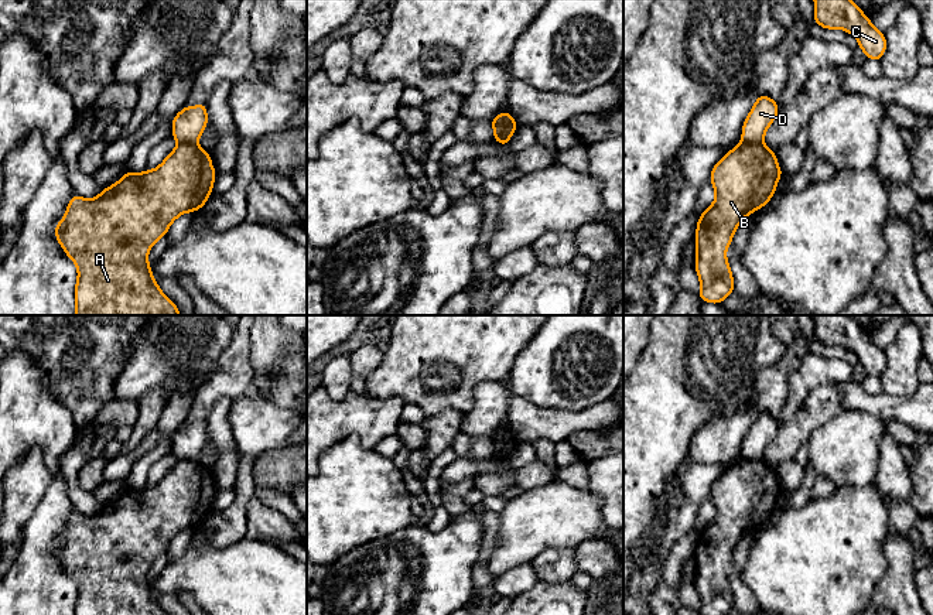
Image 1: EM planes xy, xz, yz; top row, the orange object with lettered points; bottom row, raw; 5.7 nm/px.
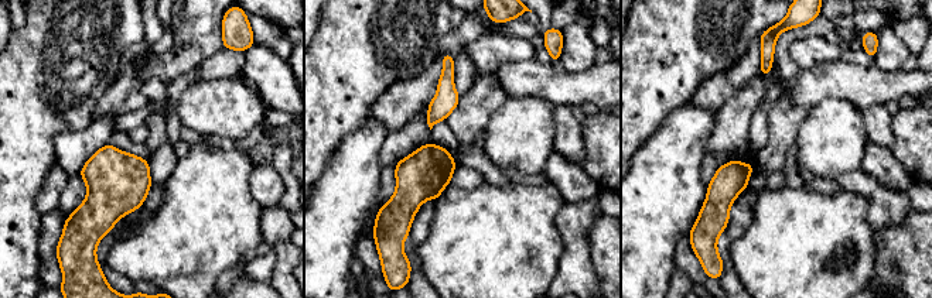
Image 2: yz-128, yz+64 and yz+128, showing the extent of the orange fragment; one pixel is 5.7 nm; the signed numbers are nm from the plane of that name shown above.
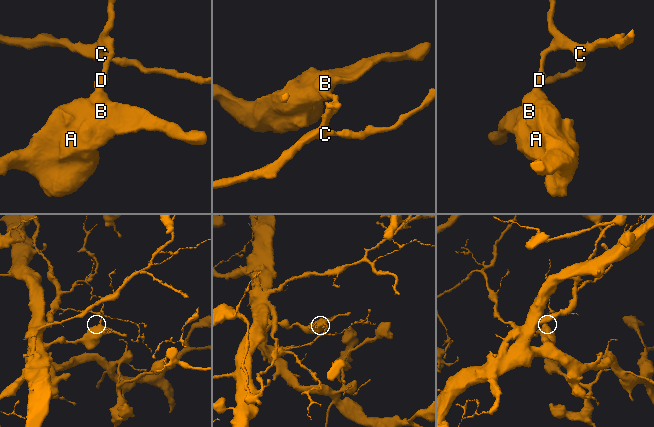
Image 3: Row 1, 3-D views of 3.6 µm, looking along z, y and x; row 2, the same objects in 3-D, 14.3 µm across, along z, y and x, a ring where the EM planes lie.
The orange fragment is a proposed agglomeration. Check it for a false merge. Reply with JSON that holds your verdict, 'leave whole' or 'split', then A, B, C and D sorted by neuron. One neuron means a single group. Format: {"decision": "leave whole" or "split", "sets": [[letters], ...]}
{"decision": "split", "sets": [["A", "B"], ["C", "D"]]}

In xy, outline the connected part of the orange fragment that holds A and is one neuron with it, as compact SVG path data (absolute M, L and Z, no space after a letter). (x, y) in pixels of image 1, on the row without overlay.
M178 461L154 486L129 489L93 515L74 512L55 554L78 584L75 615L168 615L158 604L147 573L182 530L202 525L215 499L211 471L198 461Z

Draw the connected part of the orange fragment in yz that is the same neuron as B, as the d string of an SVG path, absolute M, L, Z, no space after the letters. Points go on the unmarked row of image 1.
M741 458L711 486L715 516L703 529L696 547L696 588L700 615L727 615L734 594L725 573L739 540L769 520L783 492L775 467Z

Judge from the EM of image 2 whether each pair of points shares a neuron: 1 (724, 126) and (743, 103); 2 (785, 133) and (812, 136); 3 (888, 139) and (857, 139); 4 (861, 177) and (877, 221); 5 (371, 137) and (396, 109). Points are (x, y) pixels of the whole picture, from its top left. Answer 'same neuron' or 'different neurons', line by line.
1: same neuron
2: different neurons
3: different neurons
4: same neuron
5: different neurons

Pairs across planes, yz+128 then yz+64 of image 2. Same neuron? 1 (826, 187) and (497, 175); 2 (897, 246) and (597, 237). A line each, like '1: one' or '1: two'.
1: one
2: one

